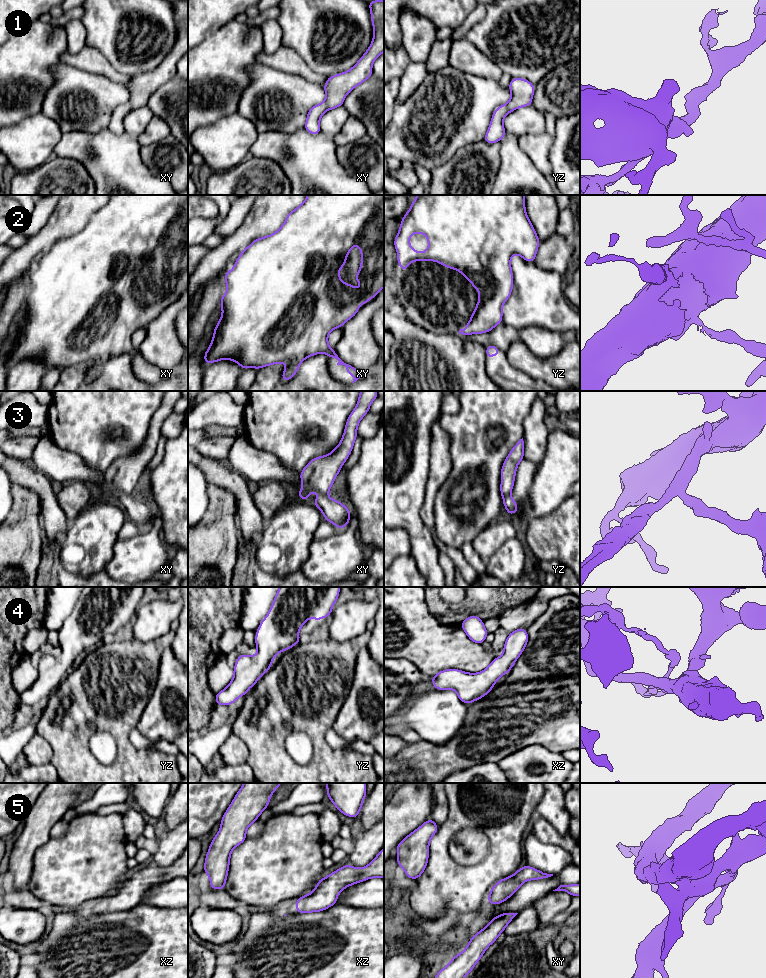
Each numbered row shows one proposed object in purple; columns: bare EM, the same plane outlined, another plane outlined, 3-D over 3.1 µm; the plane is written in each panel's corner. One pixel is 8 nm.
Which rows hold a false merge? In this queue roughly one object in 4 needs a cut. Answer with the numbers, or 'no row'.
3

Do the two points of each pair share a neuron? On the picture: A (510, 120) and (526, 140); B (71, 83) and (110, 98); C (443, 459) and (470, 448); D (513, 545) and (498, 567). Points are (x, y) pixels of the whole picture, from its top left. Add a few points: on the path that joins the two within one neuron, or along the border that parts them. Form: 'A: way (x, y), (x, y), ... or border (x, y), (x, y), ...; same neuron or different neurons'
A: border (545, 131), (539, 134), (521, 134), (518, 137); different neurons
B: way (81, 85), (100, 95); same neuron
C: border (446, 433), (451, 459), (447, 479); different neurons
D: way (512, 550), (503, 562); same neuron

